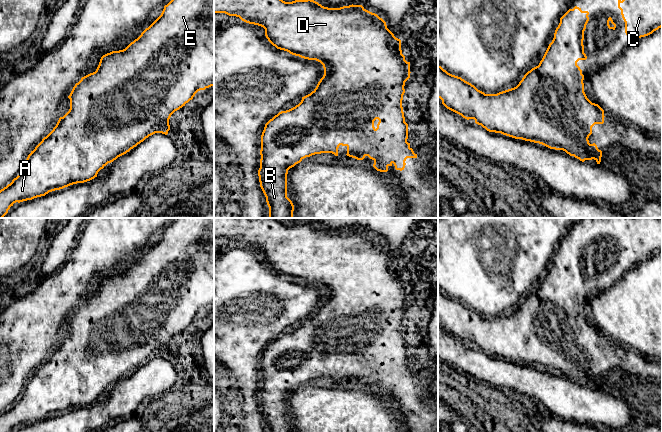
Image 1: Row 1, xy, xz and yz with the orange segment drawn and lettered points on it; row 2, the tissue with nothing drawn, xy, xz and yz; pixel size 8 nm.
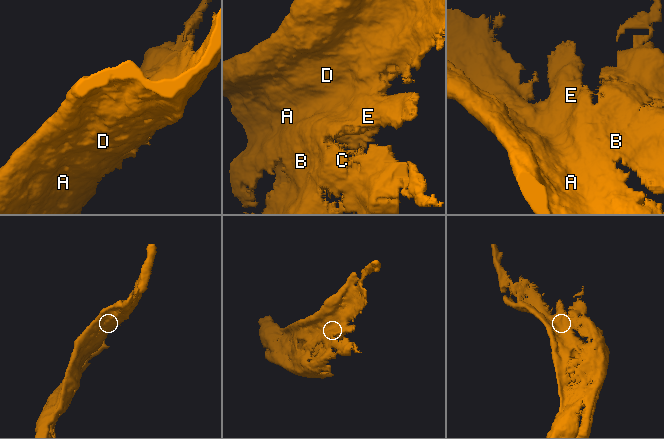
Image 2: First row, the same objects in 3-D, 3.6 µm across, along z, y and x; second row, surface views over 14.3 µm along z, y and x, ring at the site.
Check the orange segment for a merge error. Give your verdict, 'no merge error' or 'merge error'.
no merge error

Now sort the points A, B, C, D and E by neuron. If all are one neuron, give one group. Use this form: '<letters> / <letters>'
A B C D E

